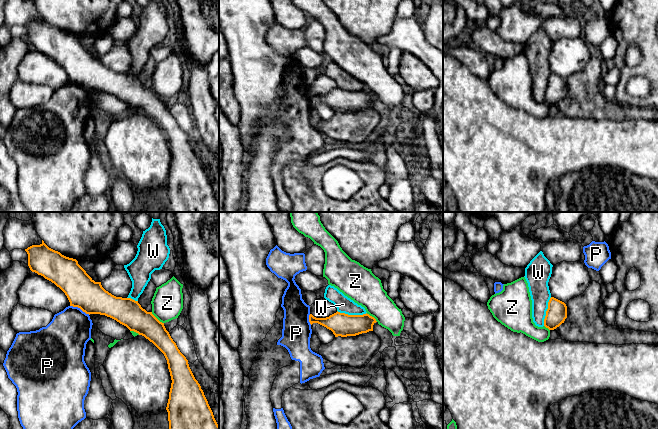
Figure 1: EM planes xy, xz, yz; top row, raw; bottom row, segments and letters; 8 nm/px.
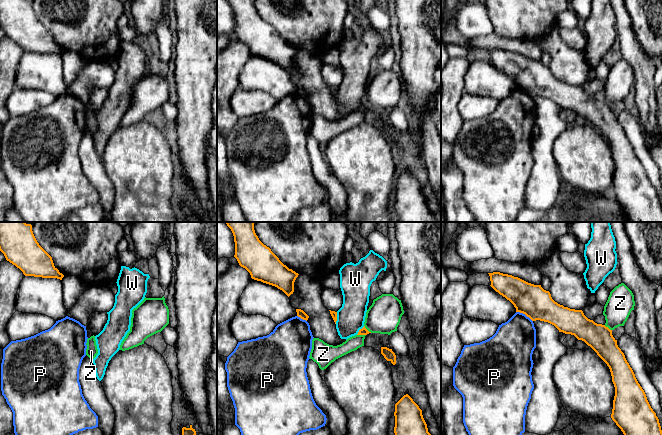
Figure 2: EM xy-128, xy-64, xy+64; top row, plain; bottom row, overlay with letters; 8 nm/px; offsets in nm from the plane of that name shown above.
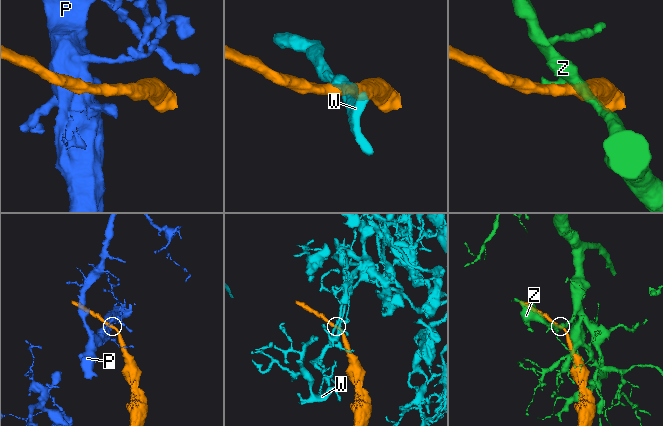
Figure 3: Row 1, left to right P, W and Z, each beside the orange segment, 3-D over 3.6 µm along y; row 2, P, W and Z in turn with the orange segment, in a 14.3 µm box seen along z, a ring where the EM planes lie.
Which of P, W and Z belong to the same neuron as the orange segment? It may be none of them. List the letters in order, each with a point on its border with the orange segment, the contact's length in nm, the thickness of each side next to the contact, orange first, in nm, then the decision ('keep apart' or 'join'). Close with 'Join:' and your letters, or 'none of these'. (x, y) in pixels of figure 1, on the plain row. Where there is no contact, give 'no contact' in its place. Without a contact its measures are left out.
P: contact xy (80, 84); length 180 nm; calibres 260 and 340 nm; keep apart
W: contact xz (352, 91); length 240 nm; calibres 190 and 130 nm; keep apart
Z: contact xy (156, 94); length 140 nm; calibres 220 and 260 nm; keep apart
Join: none of these

